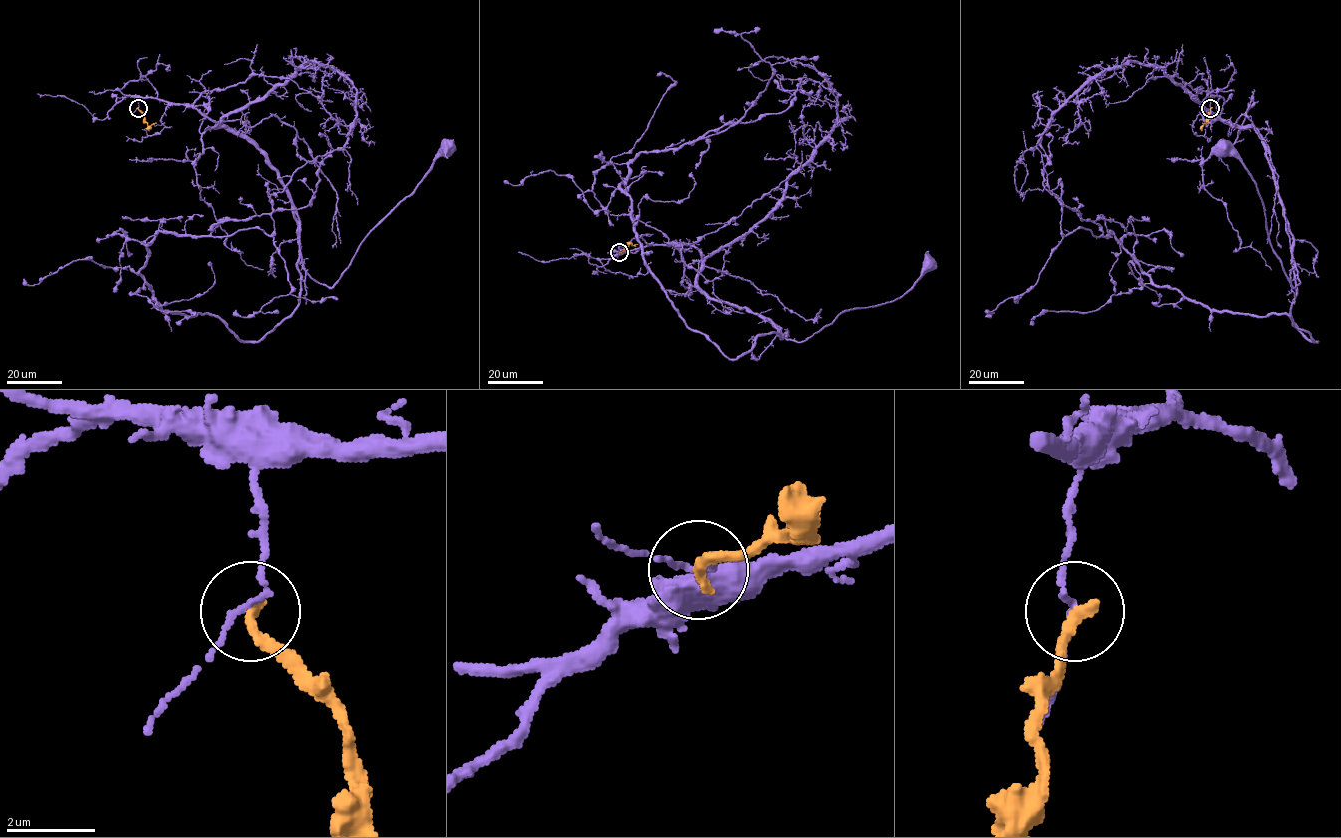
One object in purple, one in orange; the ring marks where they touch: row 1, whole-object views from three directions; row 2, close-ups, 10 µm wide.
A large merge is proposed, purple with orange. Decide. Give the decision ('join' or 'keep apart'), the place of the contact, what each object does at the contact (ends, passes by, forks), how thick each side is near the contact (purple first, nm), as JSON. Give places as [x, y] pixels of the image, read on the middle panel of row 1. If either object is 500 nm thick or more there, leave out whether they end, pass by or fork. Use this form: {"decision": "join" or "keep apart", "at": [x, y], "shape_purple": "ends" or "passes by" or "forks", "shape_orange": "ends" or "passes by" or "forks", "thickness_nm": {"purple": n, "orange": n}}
{"decision": "keep apart", "at": [619, 252], "shape_purple": "passes by", "shape_orange": "ends", "thickness_nm": {"purple": 100, "orange": 280}}

